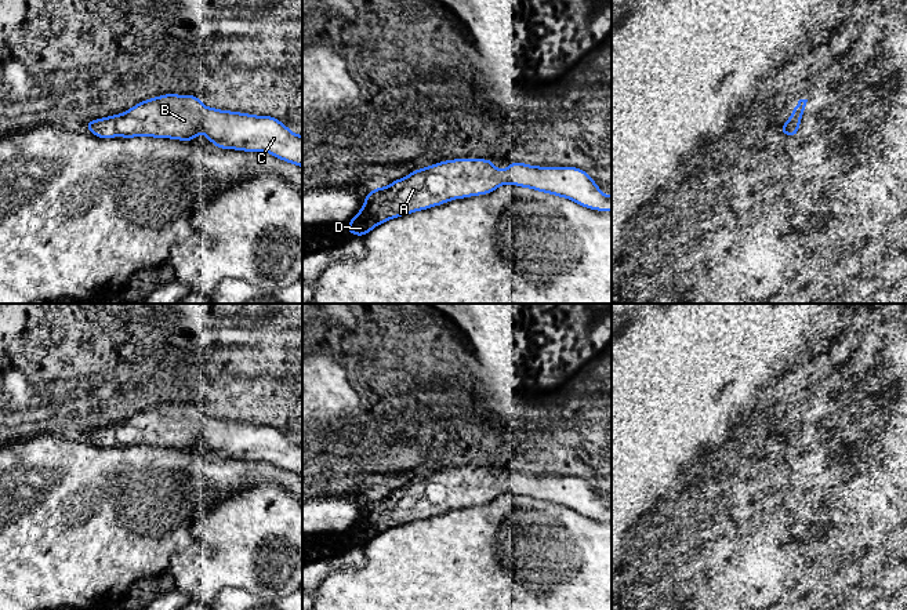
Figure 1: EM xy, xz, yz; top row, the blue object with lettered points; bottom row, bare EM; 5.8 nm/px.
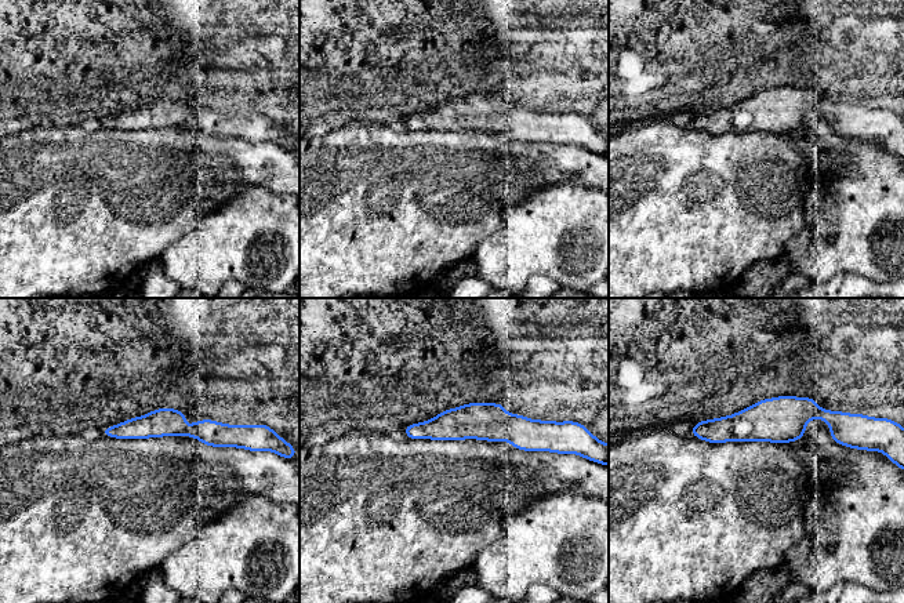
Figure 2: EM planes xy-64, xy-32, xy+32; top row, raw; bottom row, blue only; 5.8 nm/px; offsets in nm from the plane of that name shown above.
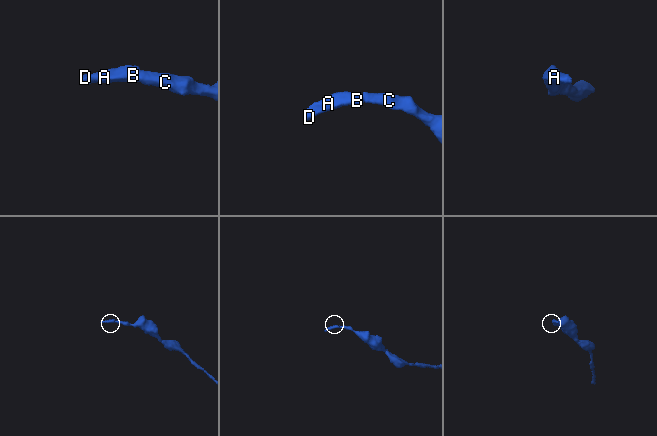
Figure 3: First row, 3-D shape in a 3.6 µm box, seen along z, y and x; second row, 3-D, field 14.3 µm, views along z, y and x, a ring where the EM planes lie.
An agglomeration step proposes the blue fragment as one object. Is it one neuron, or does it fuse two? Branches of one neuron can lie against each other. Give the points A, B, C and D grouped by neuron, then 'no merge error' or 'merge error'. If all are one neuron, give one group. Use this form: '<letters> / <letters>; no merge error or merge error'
A B C D; no merge error

